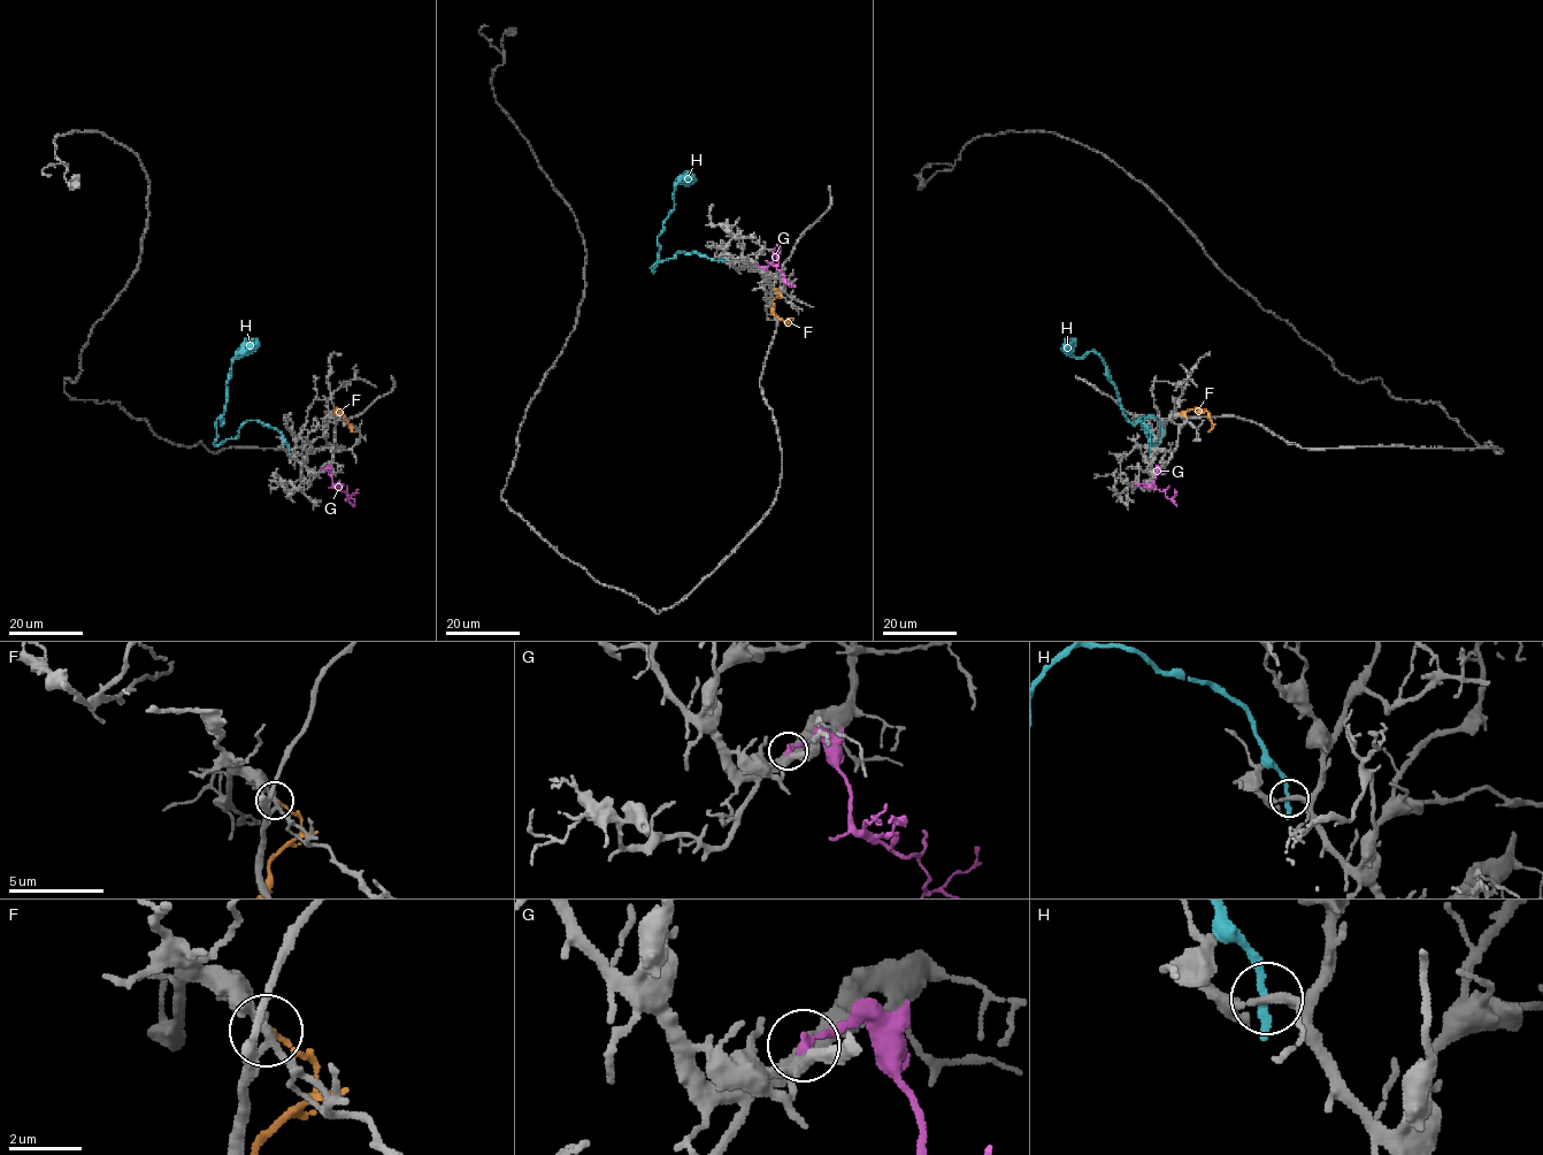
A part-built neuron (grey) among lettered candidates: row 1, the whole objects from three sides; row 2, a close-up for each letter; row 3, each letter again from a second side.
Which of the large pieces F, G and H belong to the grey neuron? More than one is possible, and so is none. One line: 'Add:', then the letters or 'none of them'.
Add: G

